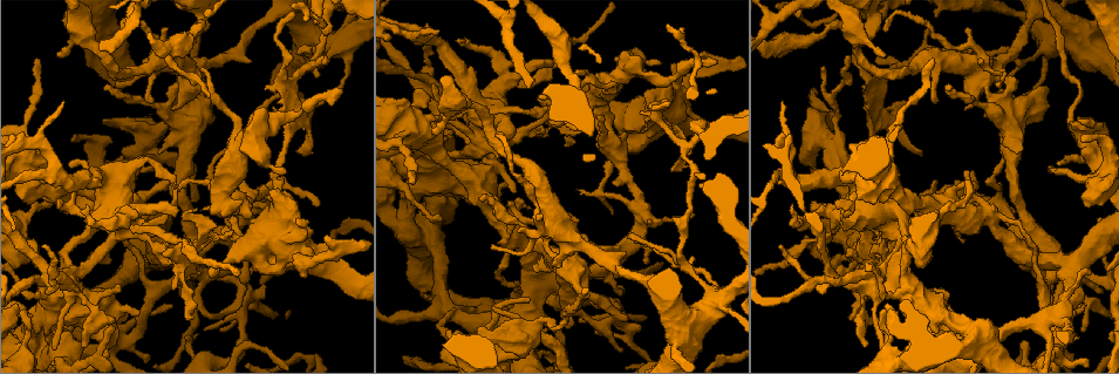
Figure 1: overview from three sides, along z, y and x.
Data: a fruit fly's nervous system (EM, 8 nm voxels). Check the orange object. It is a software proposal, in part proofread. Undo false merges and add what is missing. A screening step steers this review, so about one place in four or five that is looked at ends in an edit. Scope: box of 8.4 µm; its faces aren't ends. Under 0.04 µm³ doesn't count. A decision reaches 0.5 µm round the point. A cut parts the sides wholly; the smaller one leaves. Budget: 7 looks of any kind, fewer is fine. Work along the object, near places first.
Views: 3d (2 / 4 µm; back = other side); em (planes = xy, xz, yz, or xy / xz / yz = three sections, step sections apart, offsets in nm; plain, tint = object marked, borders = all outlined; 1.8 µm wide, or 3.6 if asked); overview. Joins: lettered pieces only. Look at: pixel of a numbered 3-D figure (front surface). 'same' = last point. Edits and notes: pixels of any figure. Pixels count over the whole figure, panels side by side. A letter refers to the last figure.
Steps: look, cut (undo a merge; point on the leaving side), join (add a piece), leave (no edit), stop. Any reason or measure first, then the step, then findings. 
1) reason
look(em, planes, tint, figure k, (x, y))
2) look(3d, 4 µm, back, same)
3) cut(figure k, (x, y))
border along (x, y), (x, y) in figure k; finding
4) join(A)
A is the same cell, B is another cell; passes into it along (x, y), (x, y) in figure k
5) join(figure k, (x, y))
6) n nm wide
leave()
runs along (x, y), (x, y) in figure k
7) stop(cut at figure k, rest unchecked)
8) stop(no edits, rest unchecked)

look(em, xz, step 16, tint, figure 1, (341, 44))

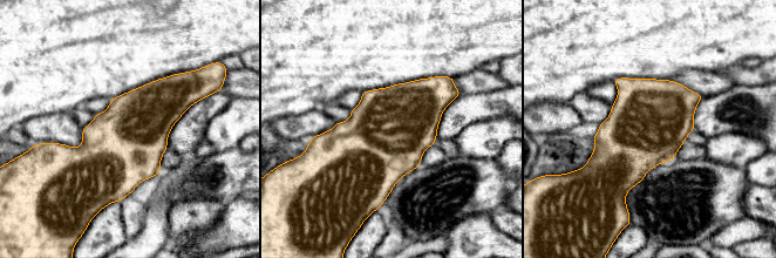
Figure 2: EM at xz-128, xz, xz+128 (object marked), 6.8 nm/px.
cut it another way
look(em, planes, tint, same)

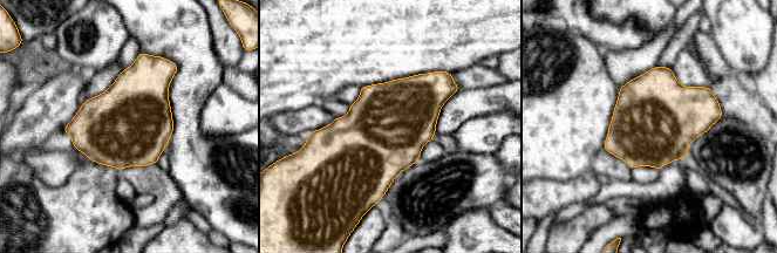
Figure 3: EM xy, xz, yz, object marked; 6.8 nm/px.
what lies round it
look(em, planes, borders, same)

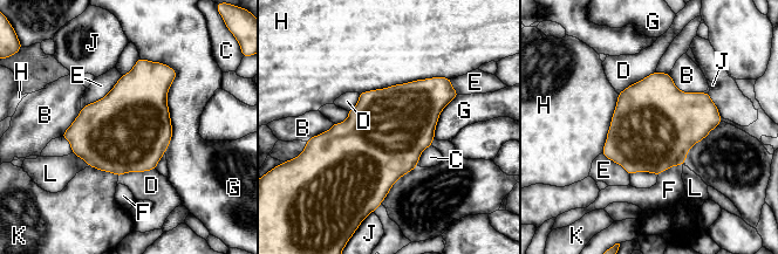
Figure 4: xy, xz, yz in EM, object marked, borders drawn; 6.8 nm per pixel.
550 nm wide; G touches over 700 nm
leave()
B, C, D, E, F, G, H, J, K and L are other cells; continuous, no second neuron

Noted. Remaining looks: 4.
sudden change in width
look(3d, 4 µm, figure 1, (1091, 151))

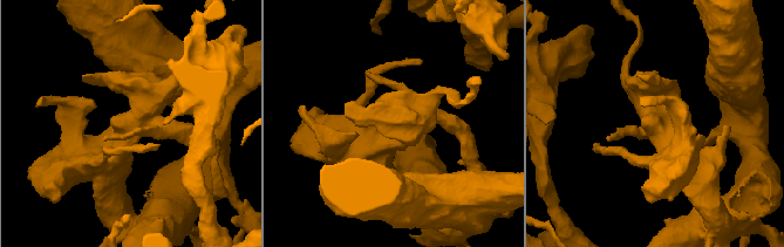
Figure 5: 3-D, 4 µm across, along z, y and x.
shape alone is not enough
look(em, planes, tint, figure 5, (656, 119))

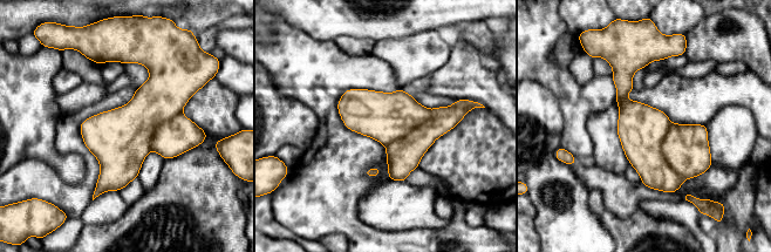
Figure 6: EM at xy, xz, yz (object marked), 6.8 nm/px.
what lies round it
look(em, planes, borders, same)

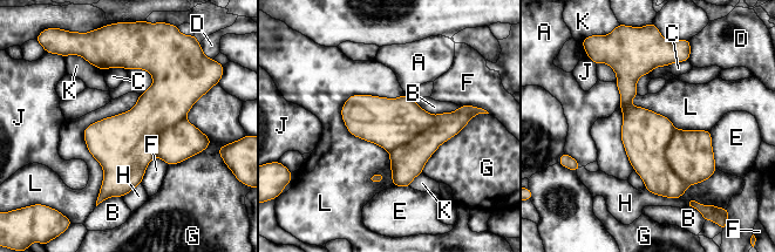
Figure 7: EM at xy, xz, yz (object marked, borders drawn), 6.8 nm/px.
cut(figure 7, (645, 134))
A, B, C, D, E, F, G, H, J, K and L are other cells; border along (674, 128), (666, 161), (688, 184) in figure 7; a second neuron is stuck on

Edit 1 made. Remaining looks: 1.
stop(cut at figure 7, rest unchecked)

